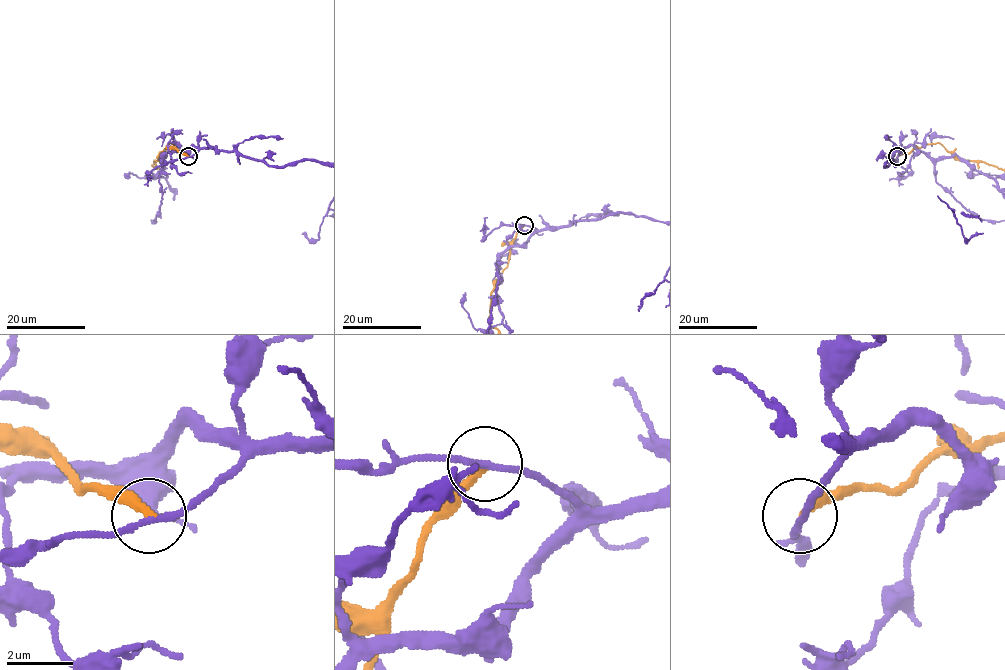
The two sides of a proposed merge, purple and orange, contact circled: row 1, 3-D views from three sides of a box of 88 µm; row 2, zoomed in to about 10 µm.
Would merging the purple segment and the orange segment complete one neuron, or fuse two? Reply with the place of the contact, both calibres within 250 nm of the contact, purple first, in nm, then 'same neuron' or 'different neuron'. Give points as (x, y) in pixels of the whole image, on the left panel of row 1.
(188, 156) | 180/240 nm | different neuron

